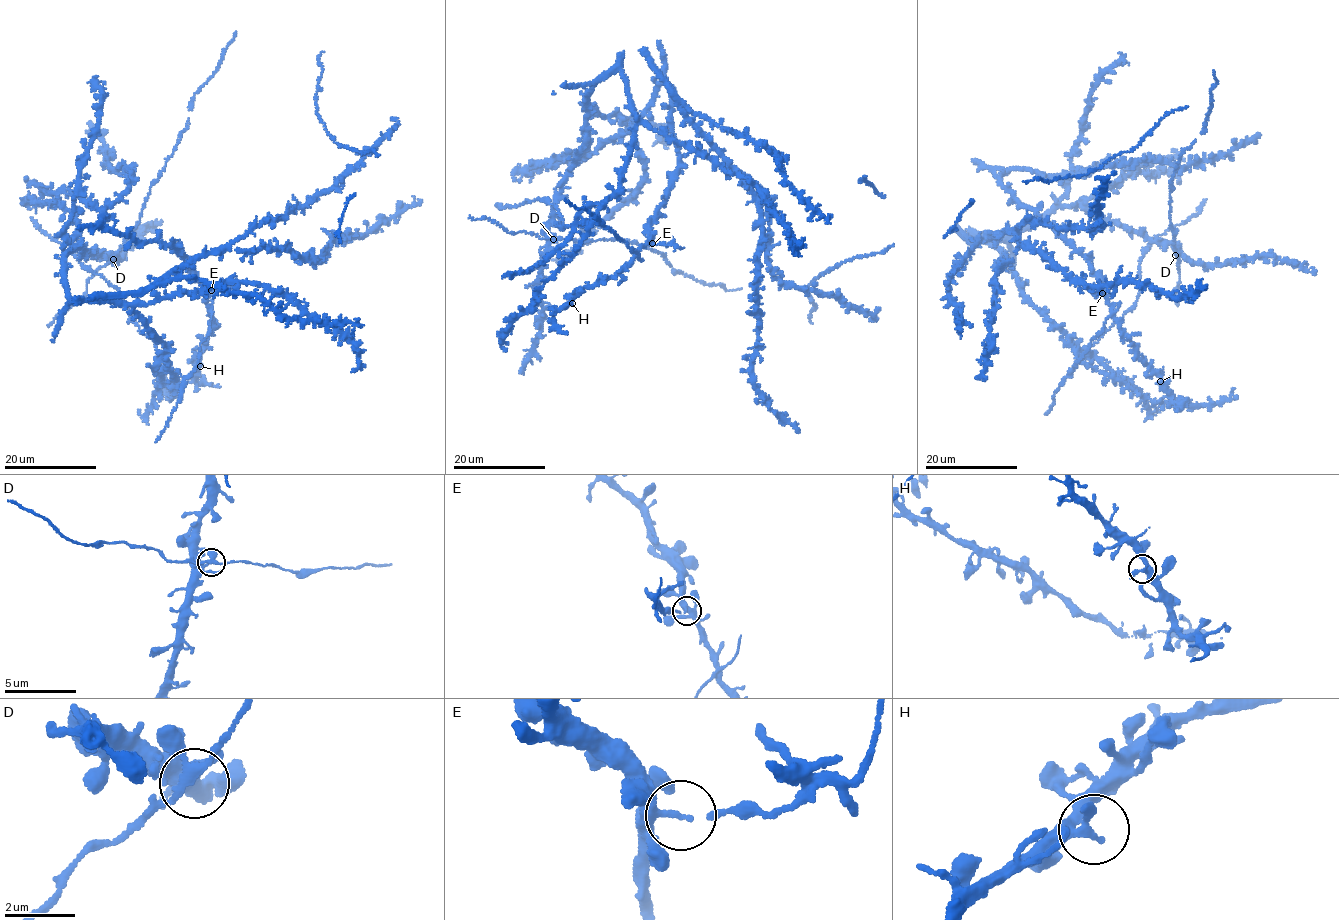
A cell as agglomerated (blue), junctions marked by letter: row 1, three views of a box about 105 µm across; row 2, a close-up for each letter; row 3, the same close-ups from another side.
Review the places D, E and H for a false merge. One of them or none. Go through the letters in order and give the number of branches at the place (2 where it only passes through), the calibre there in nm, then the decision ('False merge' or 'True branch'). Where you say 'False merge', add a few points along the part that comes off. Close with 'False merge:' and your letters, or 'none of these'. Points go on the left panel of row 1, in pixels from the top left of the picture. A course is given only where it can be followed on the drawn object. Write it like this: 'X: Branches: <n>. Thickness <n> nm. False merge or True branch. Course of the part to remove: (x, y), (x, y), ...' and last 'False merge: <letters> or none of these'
D: Branches: 3. Thickness 190 nm. True branch
E: Branches: 3. Thickness 160 nm. False merge. Course of the part to remove: (211, 291), (232, 287), (237, 275)
H: Branches: 3. Thickness 240 nm. True branch
False merge: E

